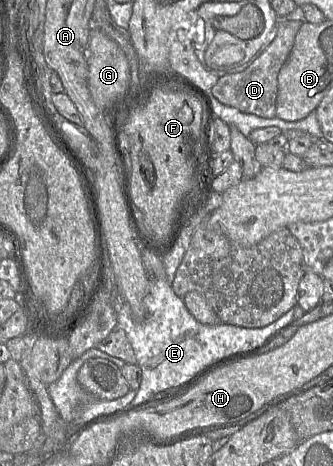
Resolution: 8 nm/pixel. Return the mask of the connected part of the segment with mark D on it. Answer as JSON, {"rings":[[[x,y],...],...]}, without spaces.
{"rings":[[[279,19],[274,38],[263,53],[244,71],[220,77],[211,89],[212,94],[221,103],[244,113],[263,118],[275,117],[278,74],[291,53],[295,37],[302,23],[302,21]]]}

